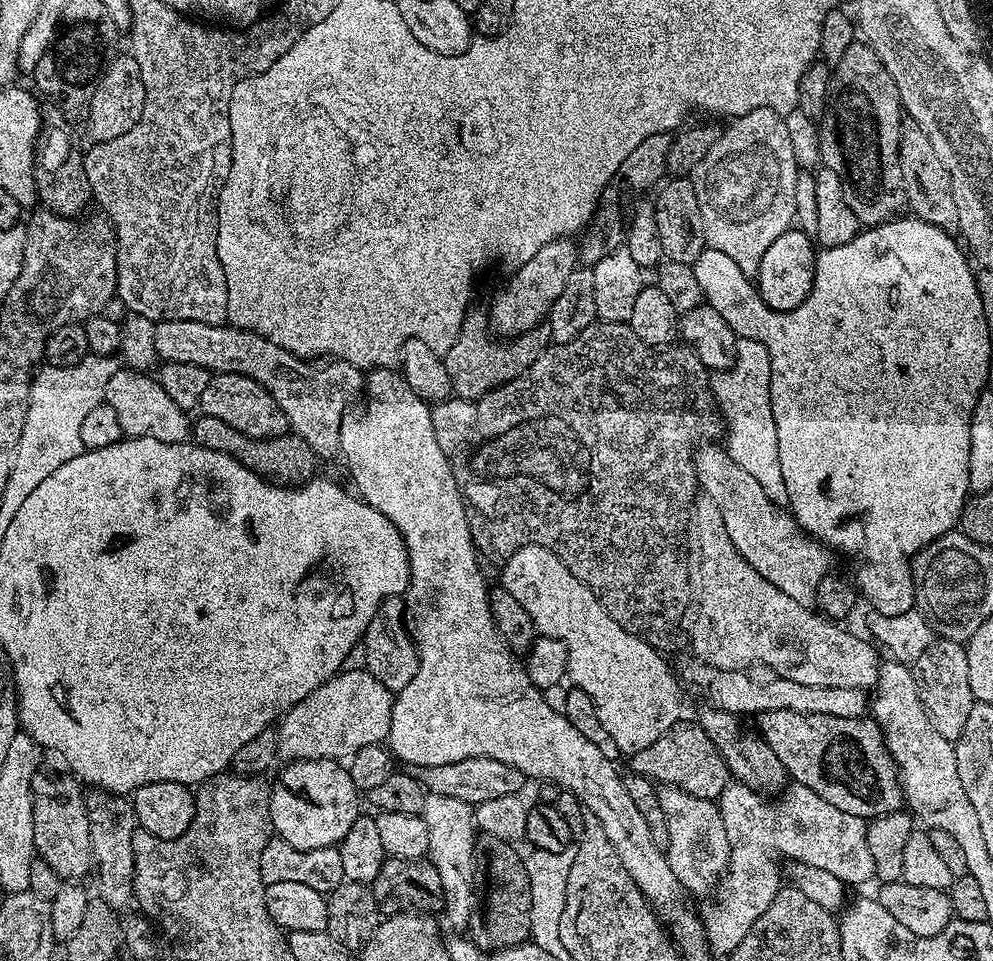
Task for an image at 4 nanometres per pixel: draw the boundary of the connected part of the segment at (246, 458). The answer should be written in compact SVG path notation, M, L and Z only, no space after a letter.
M203 414L197 417L197 420L195 417L190 424L190 436L195 443L203 444L210 450L230 454L235 460L242 462L242 466L264 477L268 483L281 486L303 486L313 479L315 472L312 471L318 463L317 454L295 434L275 436L269 440L255 440L234 430L234 426L226 426L226 422L221 422L218 418L210 418Z

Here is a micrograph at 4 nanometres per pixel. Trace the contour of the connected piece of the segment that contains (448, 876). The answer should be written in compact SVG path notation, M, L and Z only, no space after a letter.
M427 793L424 797L422 813L428 833L430 846L427 859L438 870L438 878L442 878L444 906L442 909L443 923L453 928L453 933L469 927L478 904L478 873L476 871L476 842L478 829L474 819L473 805L458 802L458 798L445 798L442 794Z

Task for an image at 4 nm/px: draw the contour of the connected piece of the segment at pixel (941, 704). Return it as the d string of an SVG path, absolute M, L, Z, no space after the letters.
M933 639L926 654L916 660L914 668L918 673L920 699L924 701L924 709L928 711L932 725L938 734L942 734L942 738L955 742L962 734L974 703L970 690L970 674L966 667L965 645L958 640Z

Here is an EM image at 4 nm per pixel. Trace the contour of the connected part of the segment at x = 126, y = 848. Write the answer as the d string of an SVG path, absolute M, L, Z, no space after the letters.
M92 790L84 797L90 818L90 846L92 847L92 872L96 876L95 895L105 900L111 908L123 910L133 903L134 854L132 835L138 830L136 812L127 795L103 790Z

